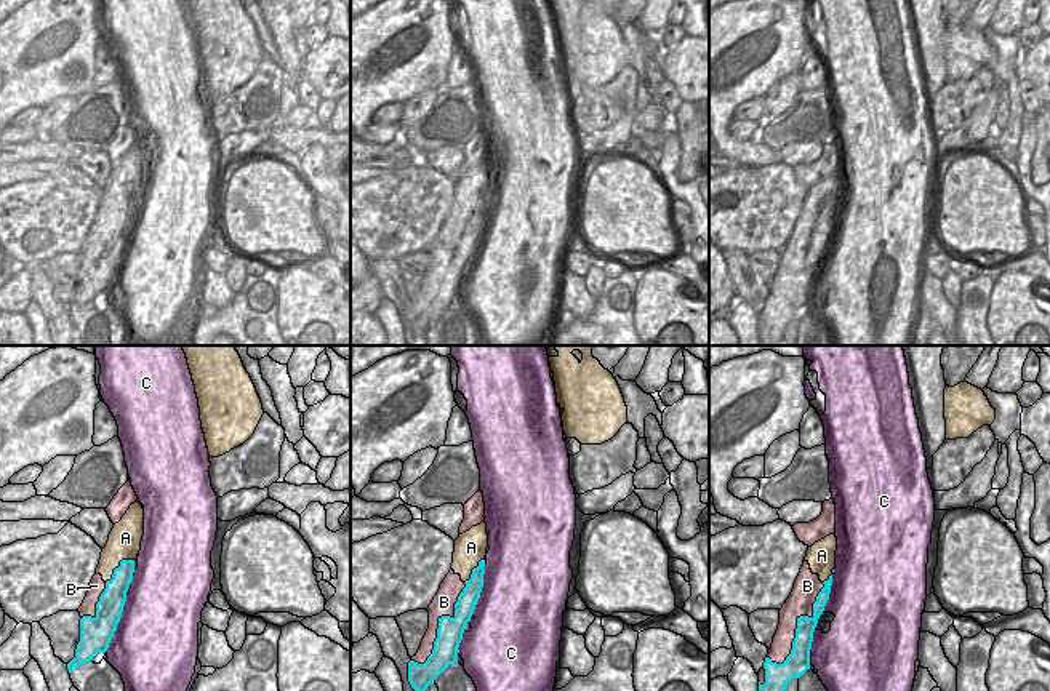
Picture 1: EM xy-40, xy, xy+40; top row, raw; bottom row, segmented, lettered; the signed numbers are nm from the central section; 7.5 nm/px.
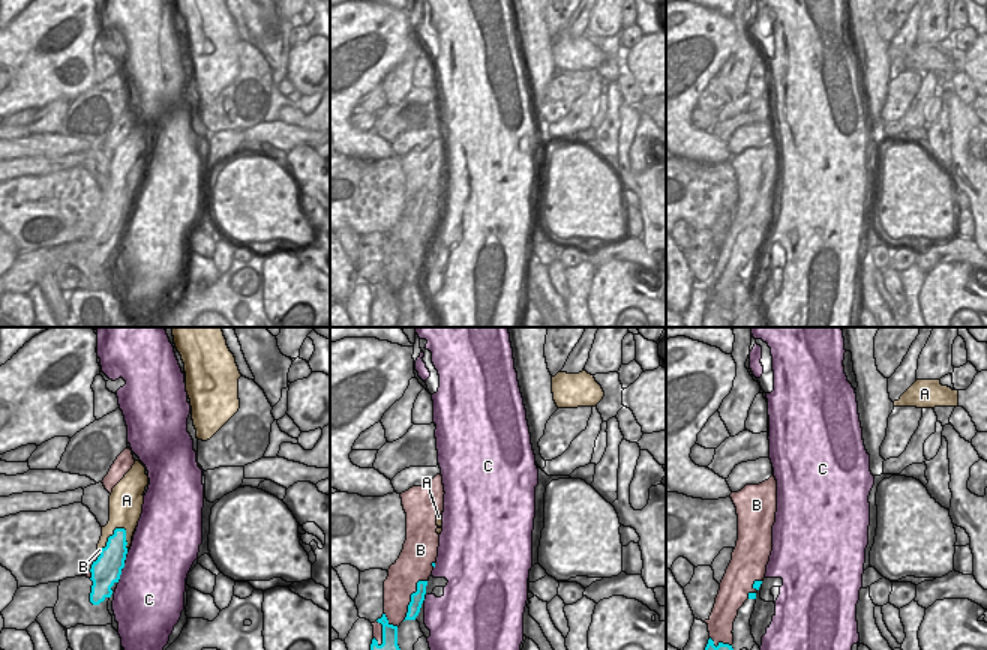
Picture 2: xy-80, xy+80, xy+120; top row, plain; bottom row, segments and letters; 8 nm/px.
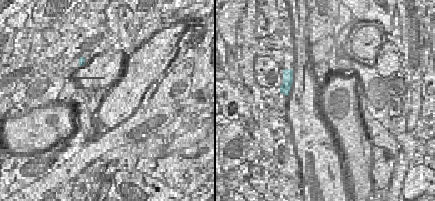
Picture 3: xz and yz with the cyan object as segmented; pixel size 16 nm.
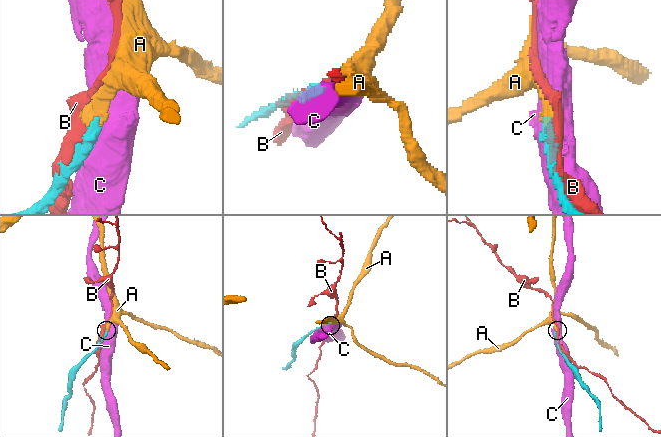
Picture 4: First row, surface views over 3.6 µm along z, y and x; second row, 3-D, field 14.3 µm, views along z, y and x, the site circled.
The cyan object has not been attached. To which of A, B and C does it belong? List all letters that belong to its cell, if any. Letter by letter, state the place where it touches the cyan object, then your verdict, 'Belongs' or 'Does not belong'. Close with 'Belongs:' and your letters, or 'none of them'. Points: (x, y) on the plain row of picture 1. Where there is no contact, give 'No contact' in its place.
A: Touches cyan at xy-40 (120, 207). Belongs
B: Touches cyan at xy+40 (797, 264). Does not belong
C: Touches cyan at xy-40 (119, 263). Does not belong
Belongs: A

